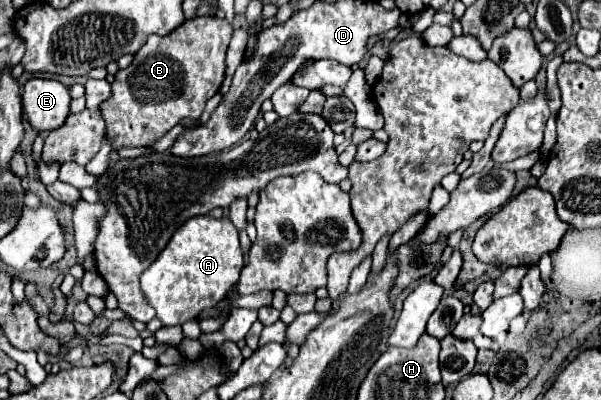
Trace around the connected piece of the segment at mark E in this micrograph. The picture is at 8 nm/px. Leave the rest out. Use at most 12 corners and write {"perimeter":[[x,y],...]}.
{"perimeter":[[30,79],[22,105],[30,125],[54,131],[70,115],[70,91]]}

